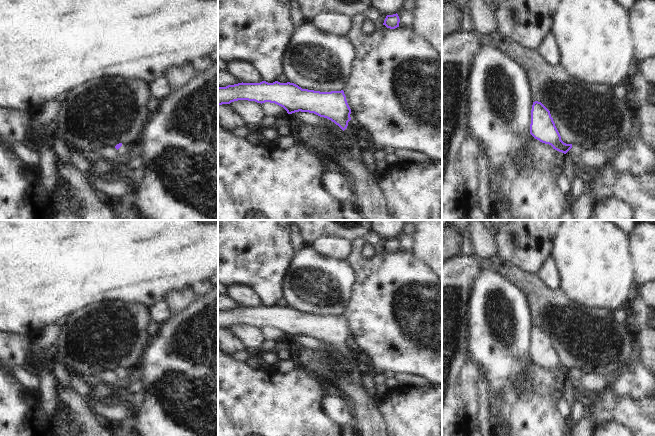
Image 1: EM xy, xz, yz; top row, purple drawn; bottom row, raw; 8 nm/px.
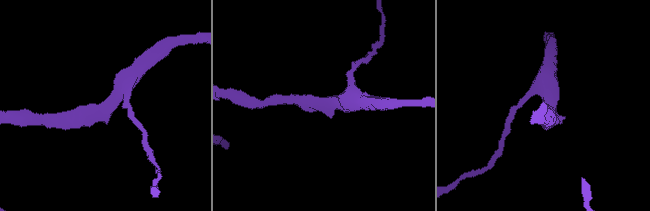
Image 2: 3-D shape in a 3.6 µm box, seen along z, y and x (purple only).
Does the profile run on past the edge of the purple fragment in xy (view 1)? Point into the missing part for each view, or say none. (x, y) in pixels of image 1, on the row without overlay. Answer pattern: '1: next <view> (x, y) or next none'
1: next xy (122, 374)

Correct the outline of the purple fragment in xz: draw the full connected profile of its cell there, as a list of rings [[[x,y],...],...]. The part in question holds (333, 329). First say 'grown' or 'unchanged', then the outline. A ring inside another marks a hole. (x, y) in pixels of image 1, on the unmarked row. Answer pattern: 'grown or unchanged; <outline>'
grown; [[[238,307],[218,311],[218,329],[230,328],[238,324],[257,327],[275,327],[283,331],[288,338],[295,336],[314,337],[327,342],[338,349],[363,374],[371,372],[371,366],[354,358],[348,350],[351,333],[344,315],[320,316],[302,313],[294,307]]]

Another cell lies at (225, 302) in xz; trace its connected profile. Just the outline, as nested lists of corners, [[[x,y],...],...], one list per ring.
[[[218,294],[218,311],[226,311],[238,307],[242,307],[242,304],[235,301],[229,295]]]

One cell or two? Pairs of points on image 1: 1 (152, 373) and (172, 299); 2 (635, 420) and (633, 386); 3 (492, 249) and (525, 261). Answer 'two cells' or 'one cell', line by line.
1: two cells
2: two cells
3: two cells

